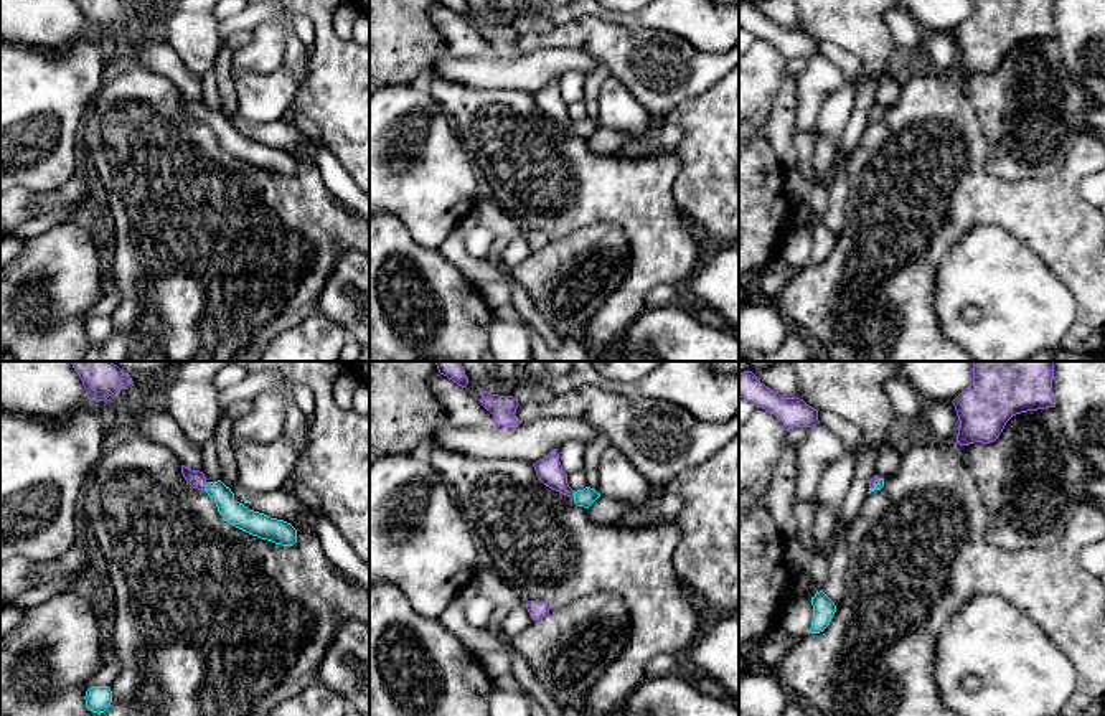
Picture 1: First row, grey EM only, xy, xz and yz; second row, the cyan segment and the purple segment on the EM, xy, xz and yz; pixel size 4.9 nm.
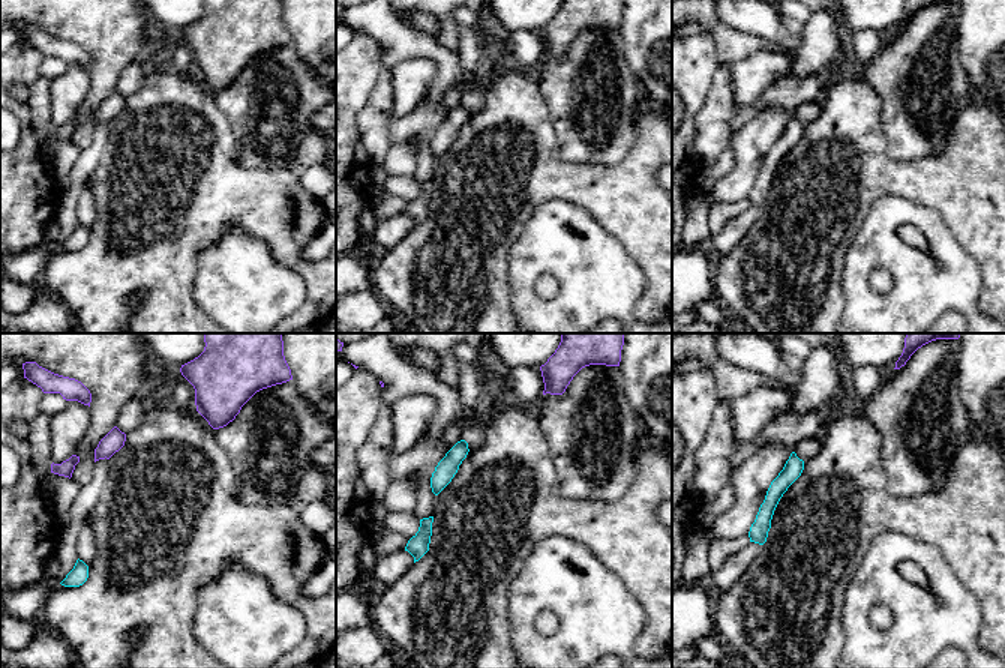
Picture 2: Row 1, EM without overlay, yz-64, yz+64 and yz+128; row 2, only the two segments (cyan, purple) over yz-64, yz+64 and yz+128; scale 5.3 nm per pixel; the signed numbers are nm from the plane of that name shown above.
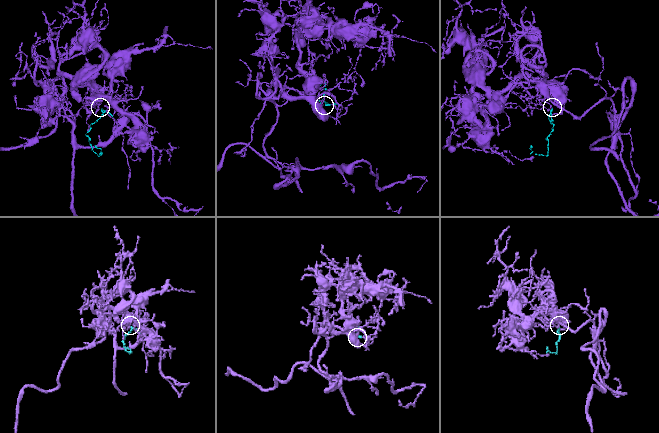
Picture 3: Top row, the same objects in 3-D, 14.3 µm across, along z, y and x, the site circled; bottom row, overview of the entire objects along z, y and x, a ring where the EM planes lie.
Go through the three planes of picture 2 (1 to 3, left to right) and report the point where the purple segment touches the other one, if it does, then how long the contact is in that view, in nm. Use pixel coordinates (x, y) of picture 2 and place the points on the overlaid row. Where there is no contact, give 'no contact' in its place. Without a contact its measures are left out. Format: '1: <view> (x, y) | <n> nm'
1: no contact
2: no contact
3: no contact

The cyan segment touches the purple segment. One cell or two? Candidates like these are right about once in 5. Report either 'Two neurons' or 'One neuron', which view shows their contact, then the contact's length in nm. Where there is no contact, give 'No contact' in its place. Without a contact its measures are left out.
One neuron. Touches cyan in xy. Shared border 40 nm

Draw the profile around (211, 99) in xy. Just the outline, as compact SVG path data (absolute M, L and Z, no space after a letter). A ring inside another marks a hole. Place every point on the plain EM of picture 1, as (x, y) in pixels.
M214 66L205 73L201 79L201 86L203 86L201 102L205 104L206 112L209 114L209 112L221 111L221 96L218 91L218 79L214 73Z

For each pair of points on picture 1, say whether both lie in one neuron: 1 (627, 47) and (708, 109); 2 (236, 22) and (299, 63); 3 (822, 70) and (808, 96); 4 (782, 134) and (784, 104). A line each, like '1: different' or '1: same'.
1: different
2: same
3: same
4: same

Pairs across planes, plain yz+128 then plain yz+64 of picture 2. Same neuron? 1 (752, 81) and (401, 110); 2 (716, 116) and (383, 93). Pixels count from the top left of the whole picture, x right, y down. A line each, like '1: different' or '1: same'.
1: same
2: same

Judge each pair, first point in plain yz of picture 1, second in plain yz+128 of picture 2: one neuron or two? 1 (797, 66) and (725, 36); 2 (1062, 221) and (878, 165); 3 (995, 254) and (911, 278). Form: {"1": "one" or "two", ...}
{"1": "one", "2": "one", "3": "one"}

